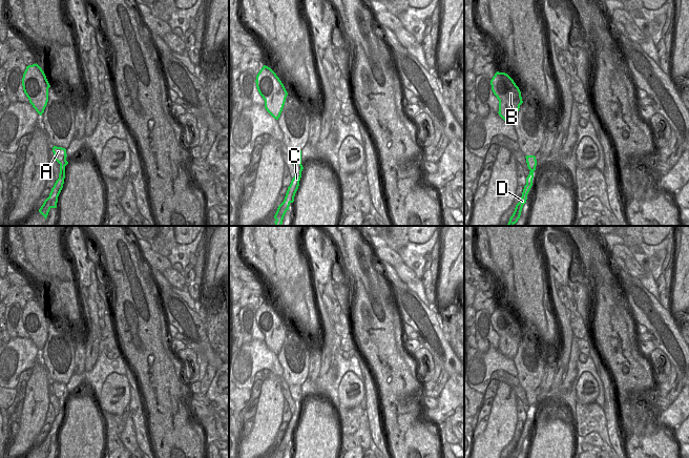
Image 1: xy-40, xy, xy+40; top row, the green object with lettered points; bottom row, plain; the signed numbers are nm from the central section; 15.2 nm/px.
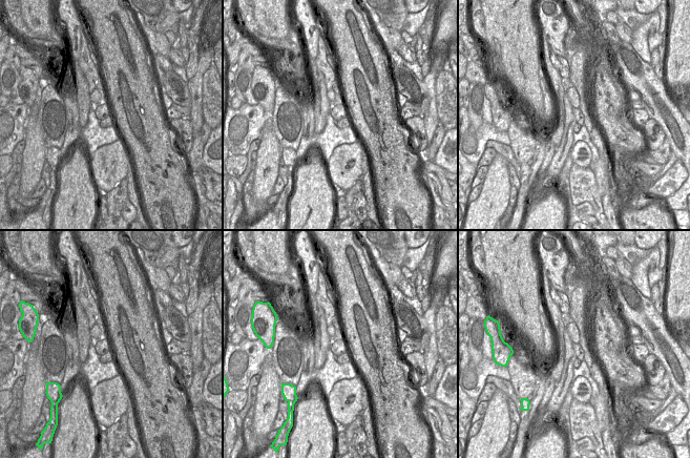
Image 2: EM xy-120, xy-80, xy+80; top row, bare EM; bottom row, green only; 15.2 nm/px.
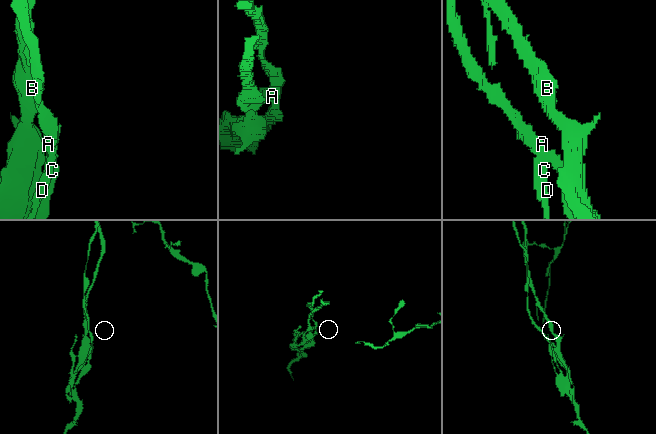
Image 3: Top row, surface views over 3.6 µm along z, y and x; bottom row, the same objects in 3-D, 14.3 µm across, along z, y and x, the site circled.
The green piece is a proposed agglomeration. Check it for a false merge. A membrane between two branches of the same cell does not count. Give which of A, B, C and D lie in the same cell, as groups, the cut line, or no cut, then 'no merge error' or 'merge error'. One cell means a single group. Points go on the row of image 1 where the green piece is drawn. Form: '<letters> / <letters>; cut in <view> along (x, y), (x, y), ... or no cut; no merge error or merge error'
A / B C D; cut in xy along (295, 165), (301, 170); merge error

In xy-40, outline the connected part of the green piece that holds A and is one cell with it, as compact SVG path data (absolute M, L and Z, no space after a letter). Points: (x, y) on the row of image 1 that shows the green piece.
M54 146L53 152L54 152L55 160L59 164L62 164L63 167L65 167L68 164L68 162L66 161L67 154L65 148Z

